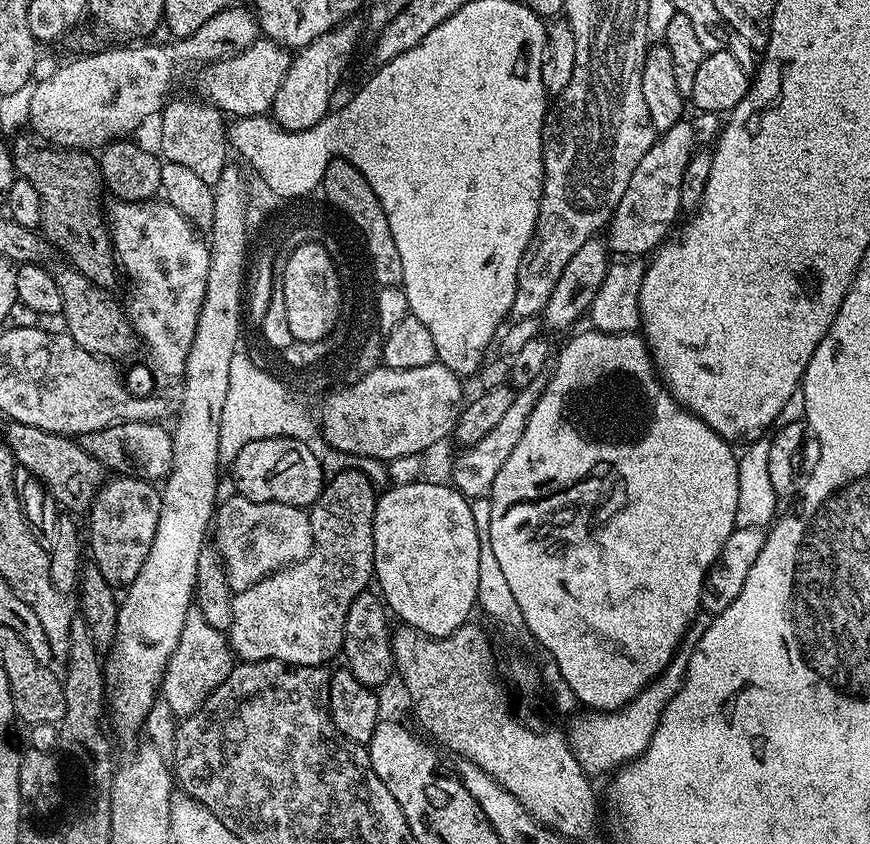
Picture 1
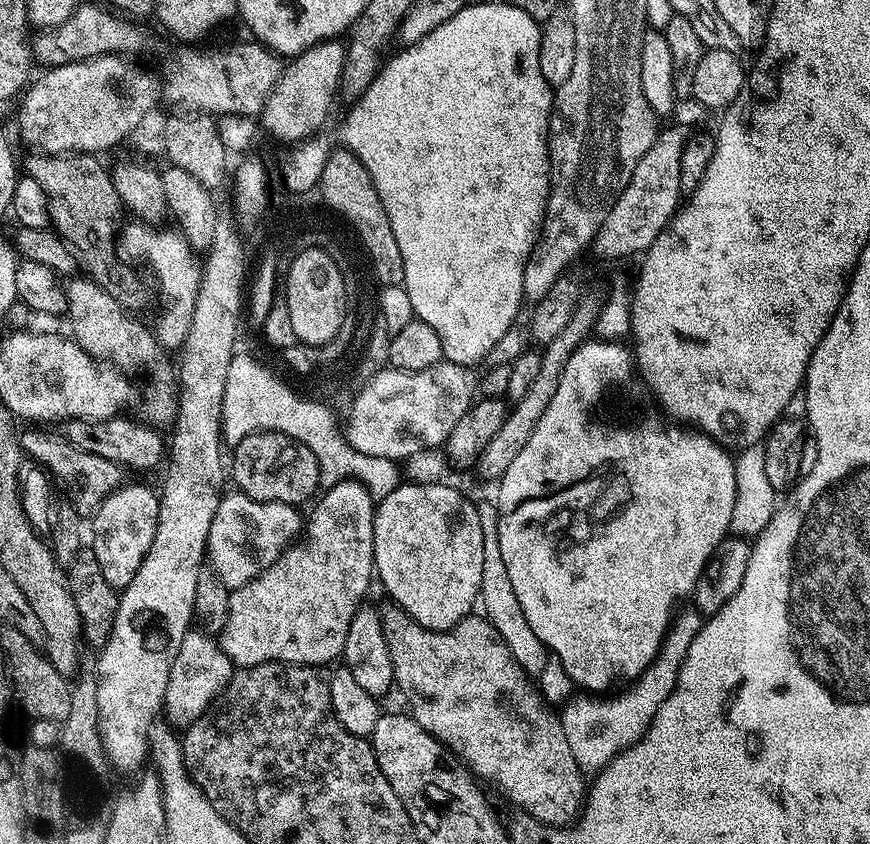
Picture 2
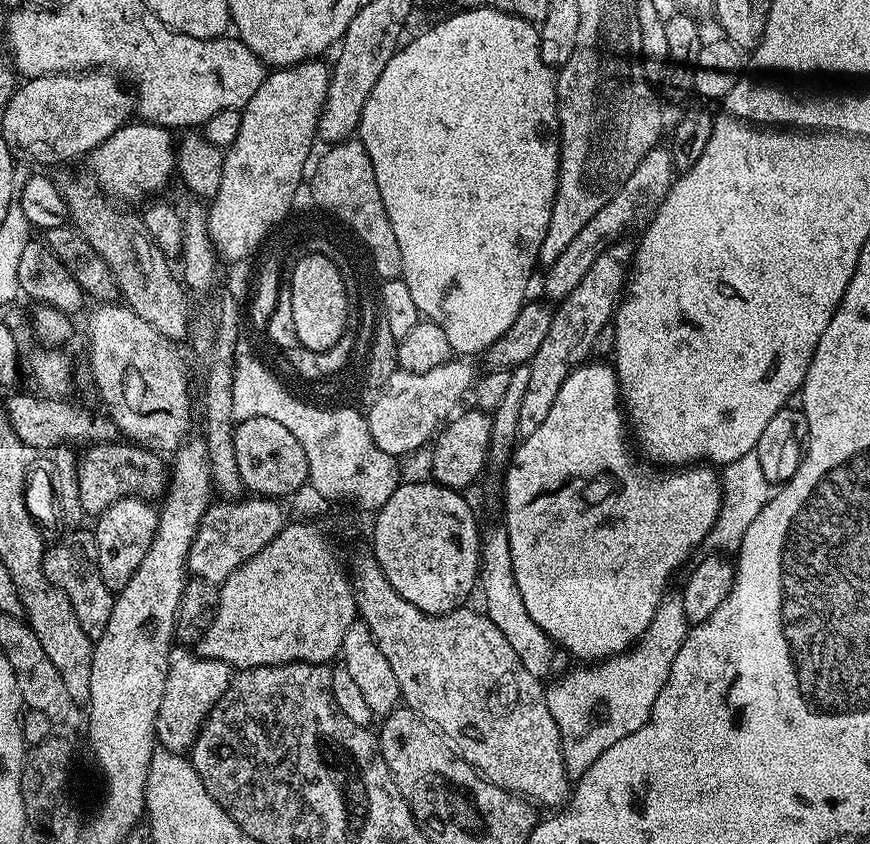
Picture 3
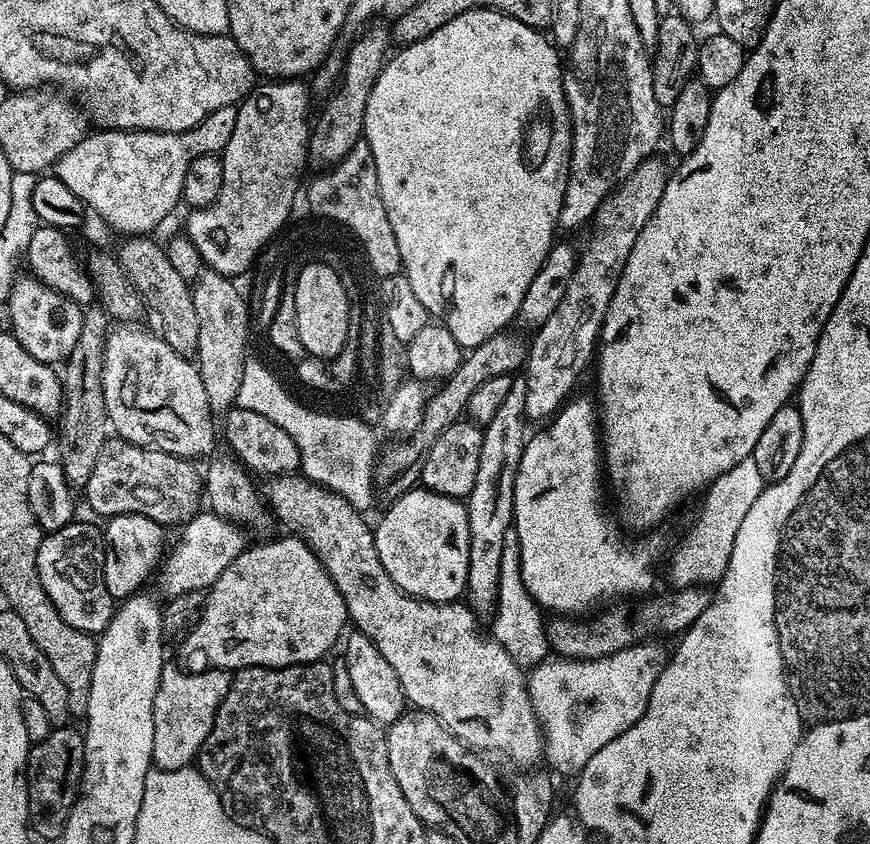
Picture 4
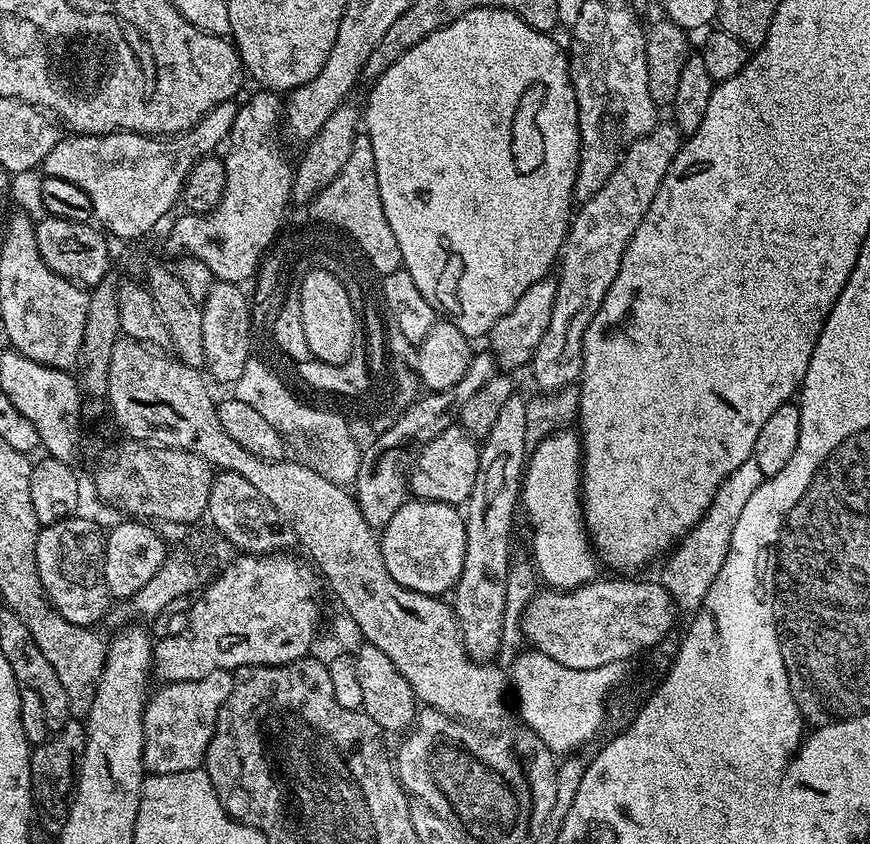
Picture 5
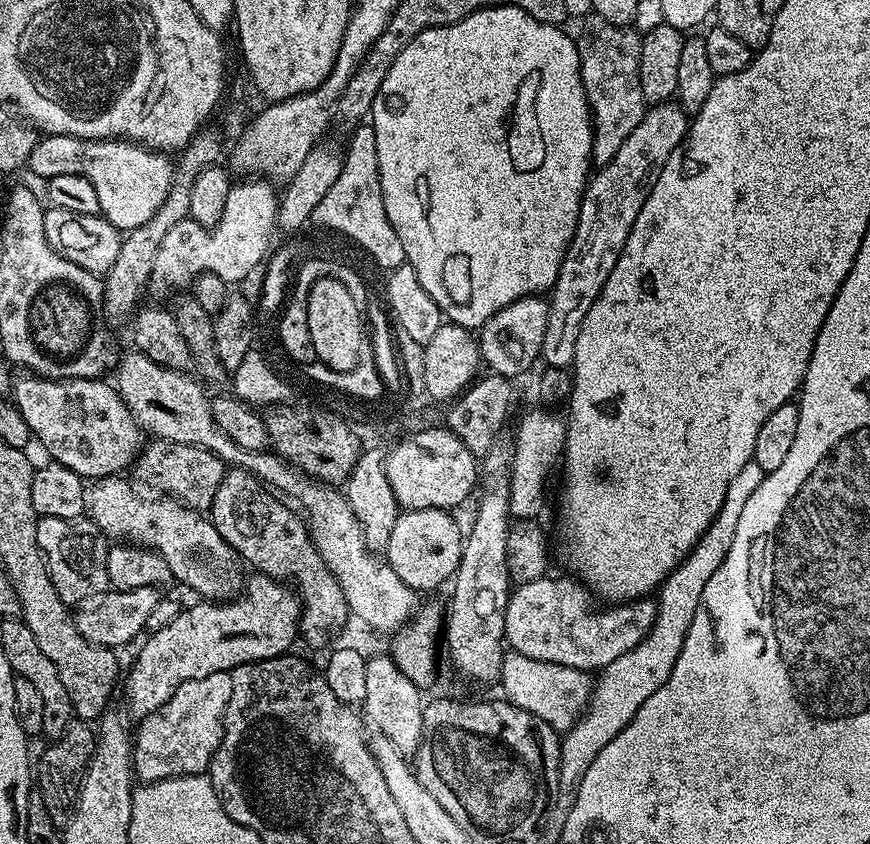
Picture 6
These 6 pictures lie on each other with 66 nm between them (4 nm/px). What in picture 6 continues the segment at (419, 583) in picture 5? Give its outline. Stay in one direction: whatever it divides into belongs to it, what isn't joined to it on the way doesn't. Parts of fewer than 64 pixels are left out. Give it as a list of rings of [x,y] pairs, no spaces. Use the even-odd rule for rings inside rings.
[[[442,508],[401,511],[390,534],[386,562],[406,586],[417,590],[436,588],[439,584],[447,585],[455,576],[462,558],[464,536],[452,516],[455,515],[451,511]]]

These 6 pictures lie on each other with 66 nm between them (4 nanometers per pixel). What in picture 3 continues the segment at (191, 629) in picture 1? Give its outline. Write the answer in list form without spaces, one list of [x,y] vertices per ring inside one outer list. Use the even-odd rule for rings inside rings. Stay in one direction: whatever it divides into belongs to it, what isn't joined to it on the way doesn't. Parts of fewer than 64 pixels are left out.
[[[188,646],[173,647],[168,656],[166,694],[162,694],[162,706],[158,706],[157,741],[163,747],[171,748],[173,752],[187,753],[196,741],[210,710],[218,702],[218,698],[226,694],[233,675],[231,664],[201,656]]]

